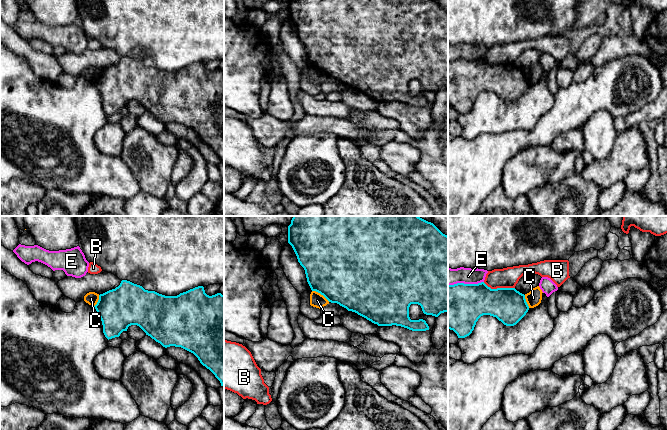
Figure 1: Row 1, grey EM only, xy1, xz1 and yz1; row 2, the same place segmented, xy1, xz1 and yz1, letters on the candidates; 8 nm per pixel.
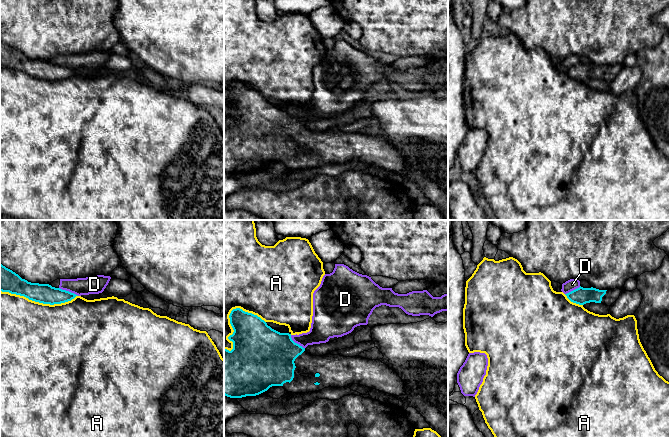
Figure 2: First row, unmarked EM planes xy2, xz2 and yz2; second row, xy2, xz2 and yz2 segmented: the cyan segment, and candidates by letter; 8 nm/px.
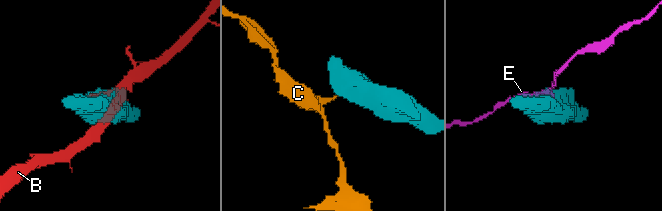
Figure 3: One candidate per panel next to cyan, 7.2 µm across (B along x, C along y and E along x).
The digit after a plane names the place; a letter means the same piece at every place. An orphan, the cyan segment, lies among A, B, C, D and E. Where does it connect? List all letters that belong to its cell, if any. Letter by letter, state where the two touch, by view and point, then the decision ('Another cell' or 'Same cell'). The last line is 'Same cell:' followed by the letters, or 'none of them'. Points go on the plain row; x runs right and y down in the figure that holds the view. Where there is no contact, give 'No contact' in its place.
A: Touches cyan at xy2 (39, 78). Another cell
B: Touches cyan at yz1 (499, 64). Another cell
C: Touches cyan at xz1 (321, 70). Another cell
D: Touches cyan at xy2 (68, 67). Another cell
E: Touches cyan at yz1 (465, 60). Another cell
Same cell: none of them

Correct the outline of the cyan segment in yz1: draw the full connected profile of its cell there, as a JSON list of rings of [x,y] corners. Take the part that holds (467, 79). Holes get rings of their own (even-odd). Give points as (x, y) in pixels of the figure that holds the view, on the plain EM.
[[[484,58],[478,60],[457,59],[448,61],[448,105],[453,106],[458,114],[469,112],[474,106],[476,98],[483,91],[496,93],[506,102],[514,102],[526,91],[528,86],[529,82],[526,78],[525,71],[515,64],[491,65]]]

